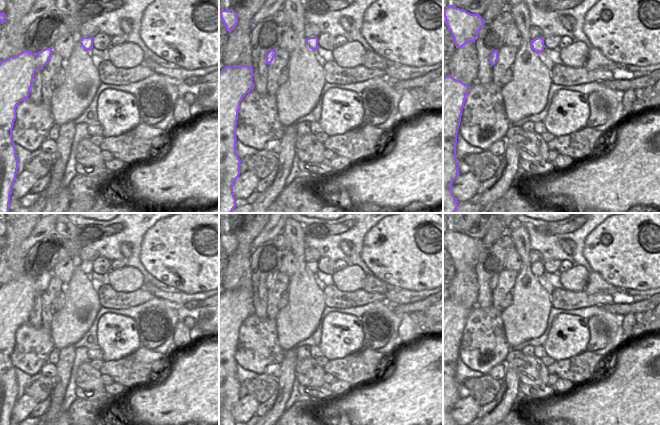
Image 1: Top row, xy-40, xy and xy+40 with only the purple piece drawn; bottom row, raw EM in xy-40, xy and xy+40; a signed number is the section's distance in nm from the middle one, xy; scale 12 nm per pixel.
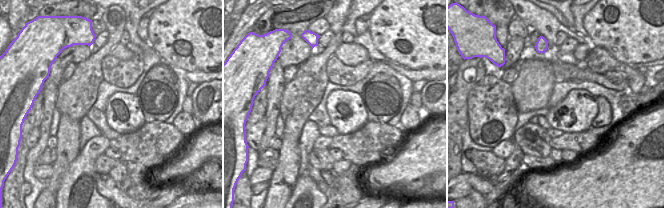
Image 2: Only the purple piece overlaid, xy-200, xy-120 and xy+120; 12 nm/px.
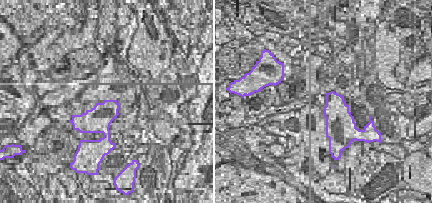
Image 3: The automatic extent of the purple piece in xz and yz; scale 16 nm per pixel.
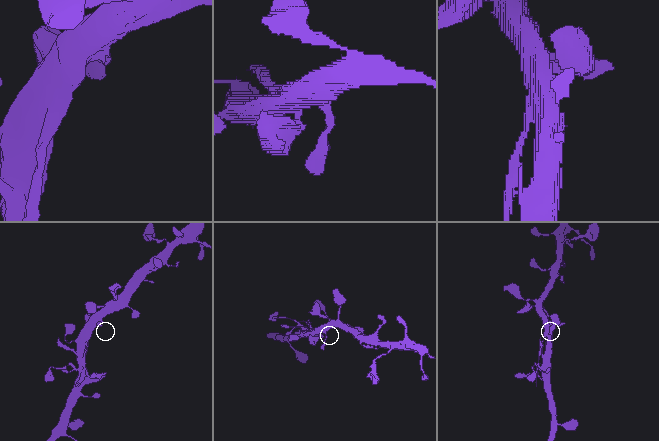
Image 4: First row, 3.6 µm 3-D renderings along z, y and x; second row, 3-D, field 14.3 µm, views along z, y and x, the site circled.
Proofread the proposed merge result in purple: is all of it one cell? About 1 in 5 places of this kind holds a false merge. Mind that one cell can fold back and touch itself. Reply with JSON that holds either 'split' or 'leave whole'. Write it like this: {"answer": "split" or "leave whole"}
{"answer": "leave whole"}

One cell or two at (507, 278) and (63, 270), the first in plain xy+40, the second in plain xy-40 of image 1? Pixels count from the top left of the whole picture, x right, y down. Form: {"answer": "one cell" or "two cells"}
{"answer": "two cells"}

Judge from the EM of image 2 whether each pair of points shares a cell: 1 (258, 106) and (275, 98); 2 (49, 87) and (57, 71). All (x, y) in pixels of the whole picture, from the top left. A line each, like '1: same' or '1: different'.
1: different
2: different

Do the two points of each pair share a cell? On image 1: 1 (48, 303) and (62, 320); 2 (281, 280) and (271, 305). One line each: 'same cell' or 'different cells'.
1: different cells
2: same cell

